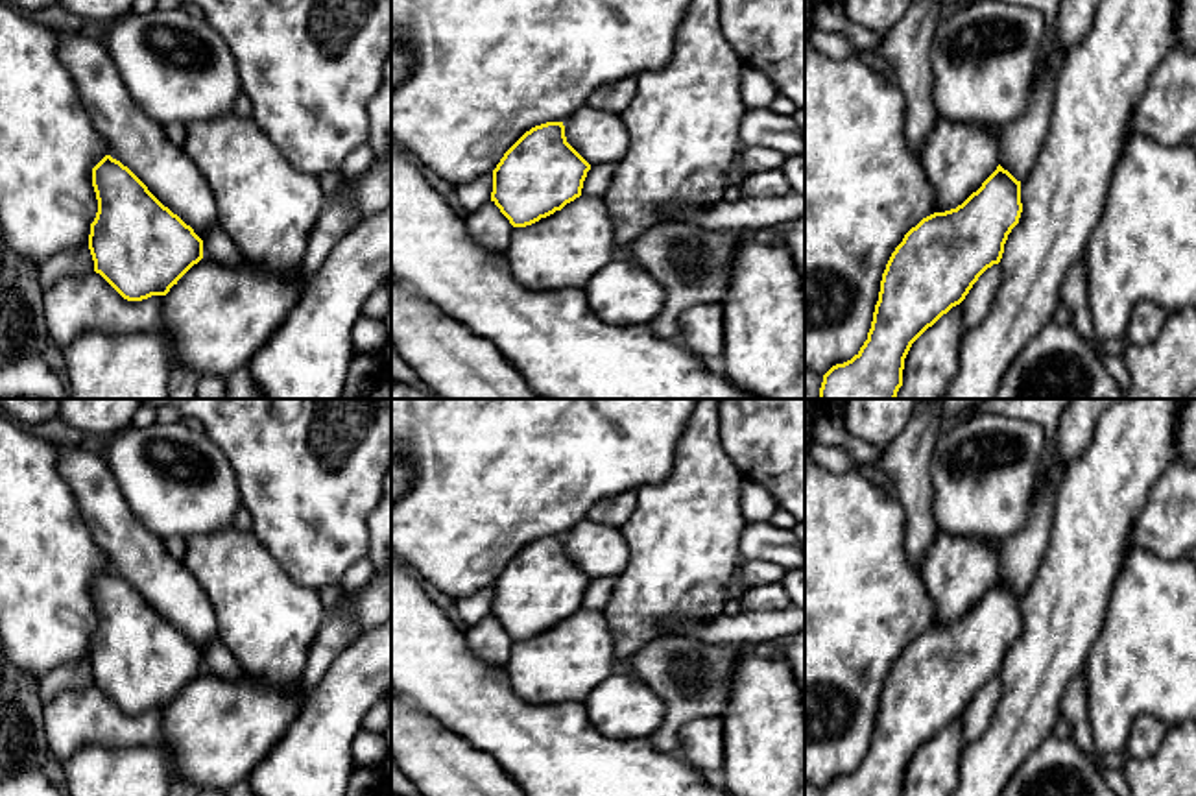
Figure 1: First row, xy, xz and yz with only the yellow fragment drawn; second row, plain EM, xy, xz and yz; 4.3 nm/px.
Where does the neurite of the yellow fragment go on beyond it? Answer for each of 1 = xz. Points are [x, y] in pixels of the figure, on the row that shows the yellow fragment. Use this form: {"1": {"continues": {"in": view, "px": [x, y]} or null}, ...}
{"1": {"continues": {"in": "xz", "px": [598, 137]}}}

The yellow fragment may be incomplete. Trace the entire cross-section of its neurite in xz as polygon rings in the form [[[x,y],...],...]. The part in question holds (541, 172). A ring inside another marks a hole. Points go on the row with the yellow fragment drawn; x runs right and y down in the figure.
[[[583,105],[565,122],[526,131],[493,170],[491,201],[513,227],[526,227],[581,196],[594,164],[618,163],[629,146],[620,115]]]

